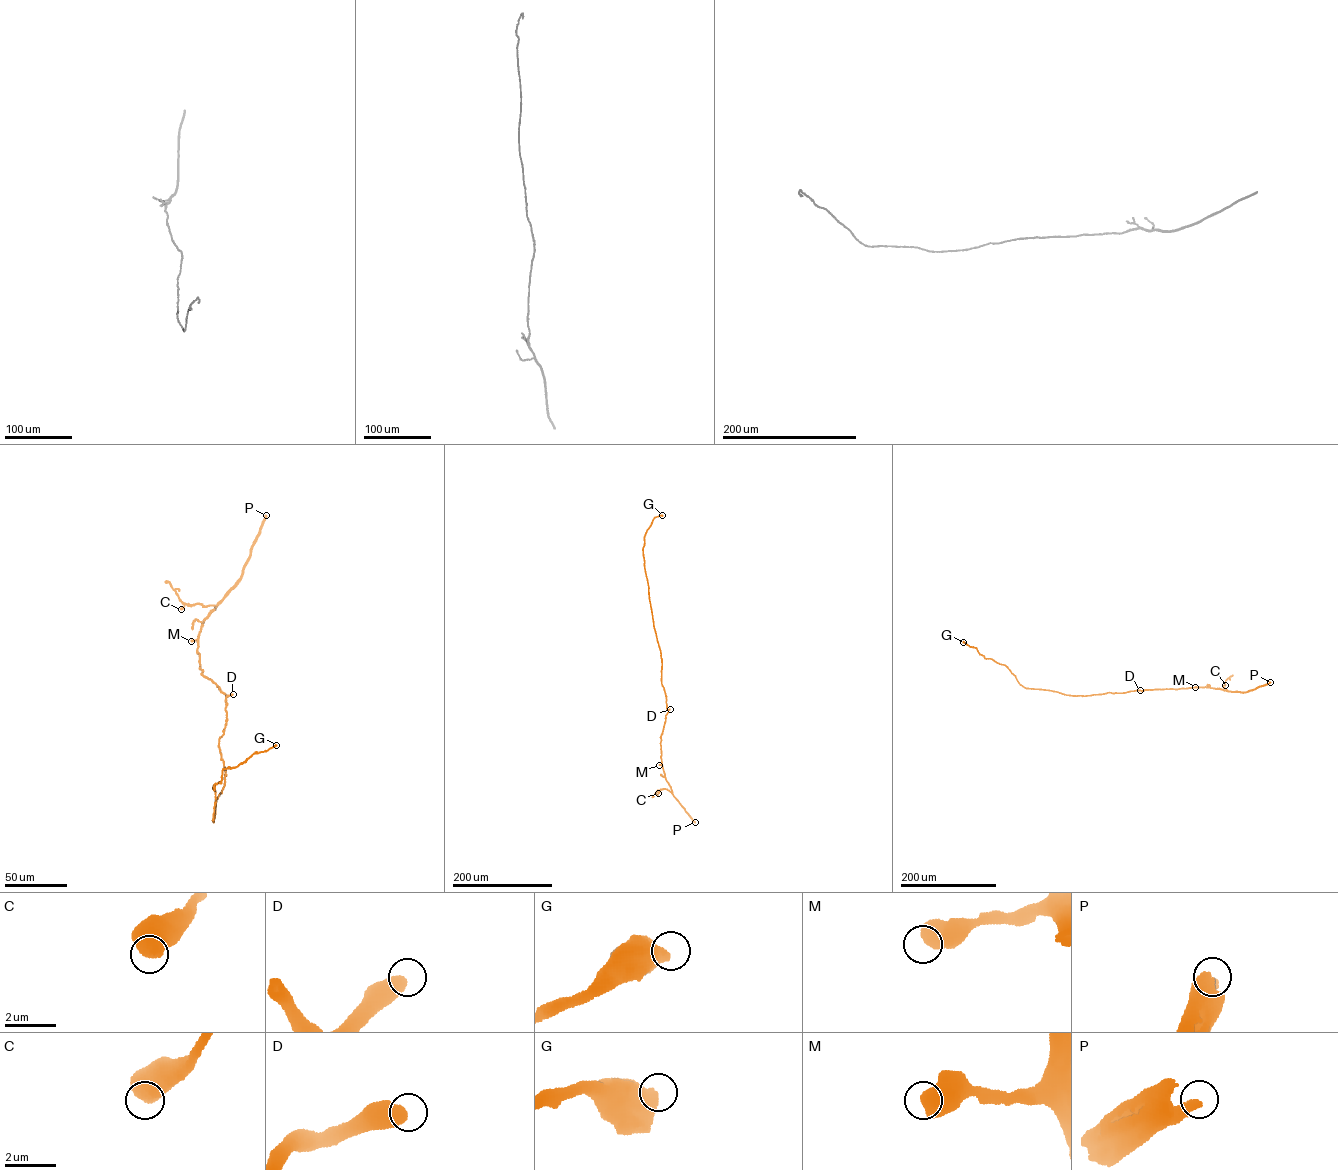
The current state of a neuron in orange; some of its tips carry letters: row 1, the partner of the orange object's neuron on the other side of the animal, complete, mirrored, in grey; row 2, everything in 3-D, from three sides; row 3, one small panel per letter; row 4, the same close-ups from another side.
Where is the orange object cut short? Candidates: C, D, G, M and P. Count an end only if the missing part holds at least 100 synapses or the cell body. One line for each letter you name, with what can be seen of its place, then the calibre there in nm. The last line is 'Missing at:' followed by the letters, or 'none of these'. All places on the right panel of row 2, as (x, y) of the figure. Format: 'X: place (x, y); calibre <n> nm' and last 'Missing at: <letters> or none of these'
Missing at: none of these

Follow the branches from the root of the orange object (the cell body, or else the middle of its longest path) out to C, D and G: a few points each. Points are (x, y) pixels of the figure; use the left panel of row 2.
C: (219, 748), (227, 696), (203, 675), (197, 649), (201, 622), (215, 607), (185, 603), (181, 609)
D: (219, 748), (219, 738), (223, 733), (226, 718), (226, 697), (233, 694)
G: (219, 748), (225, 782), (216, 799), (213, 822), (212, 788), (221, 781), (222, 769), (276, 745)

